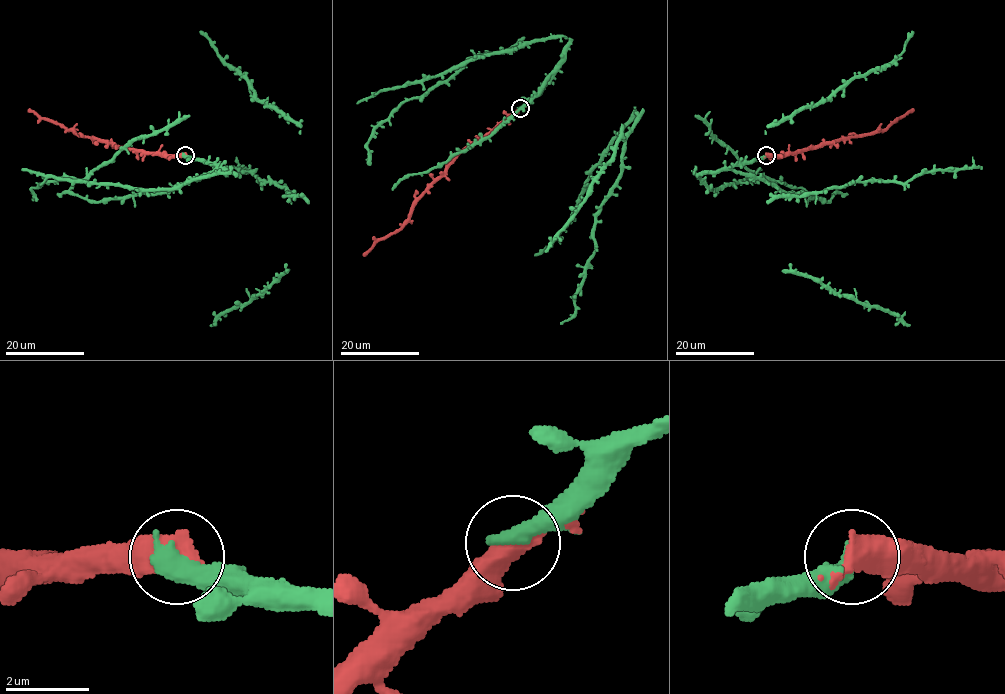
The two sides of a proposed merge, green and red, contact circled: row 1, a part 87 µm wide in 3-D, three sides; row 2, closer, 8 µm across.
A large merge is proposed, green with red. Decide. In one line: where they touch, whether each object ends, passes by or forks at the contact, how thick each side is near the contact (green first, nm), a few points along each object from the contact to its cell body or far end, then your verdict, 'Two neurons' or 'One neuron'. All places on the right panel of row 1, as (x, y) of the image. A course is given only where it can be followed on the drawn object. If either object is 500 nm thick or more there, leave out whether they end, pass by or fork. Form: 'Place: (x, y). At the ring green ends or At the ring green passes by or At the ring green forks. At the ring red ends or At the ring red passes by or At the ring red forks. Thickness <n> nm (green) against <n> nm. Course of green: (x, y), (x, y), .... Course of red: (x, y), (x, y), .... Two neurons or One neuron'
Place: (766, 155). Thickness 500 nm (green) against 440 nm. Course of green: (765, 155), (716, 171), (694, 173), (708, 187), (714, 189), (748, 182), (753, 179), (753, 174), (695, 115). Course of red: (765, 155), (786, 155), (878, 132), (914, 110). One neuron

